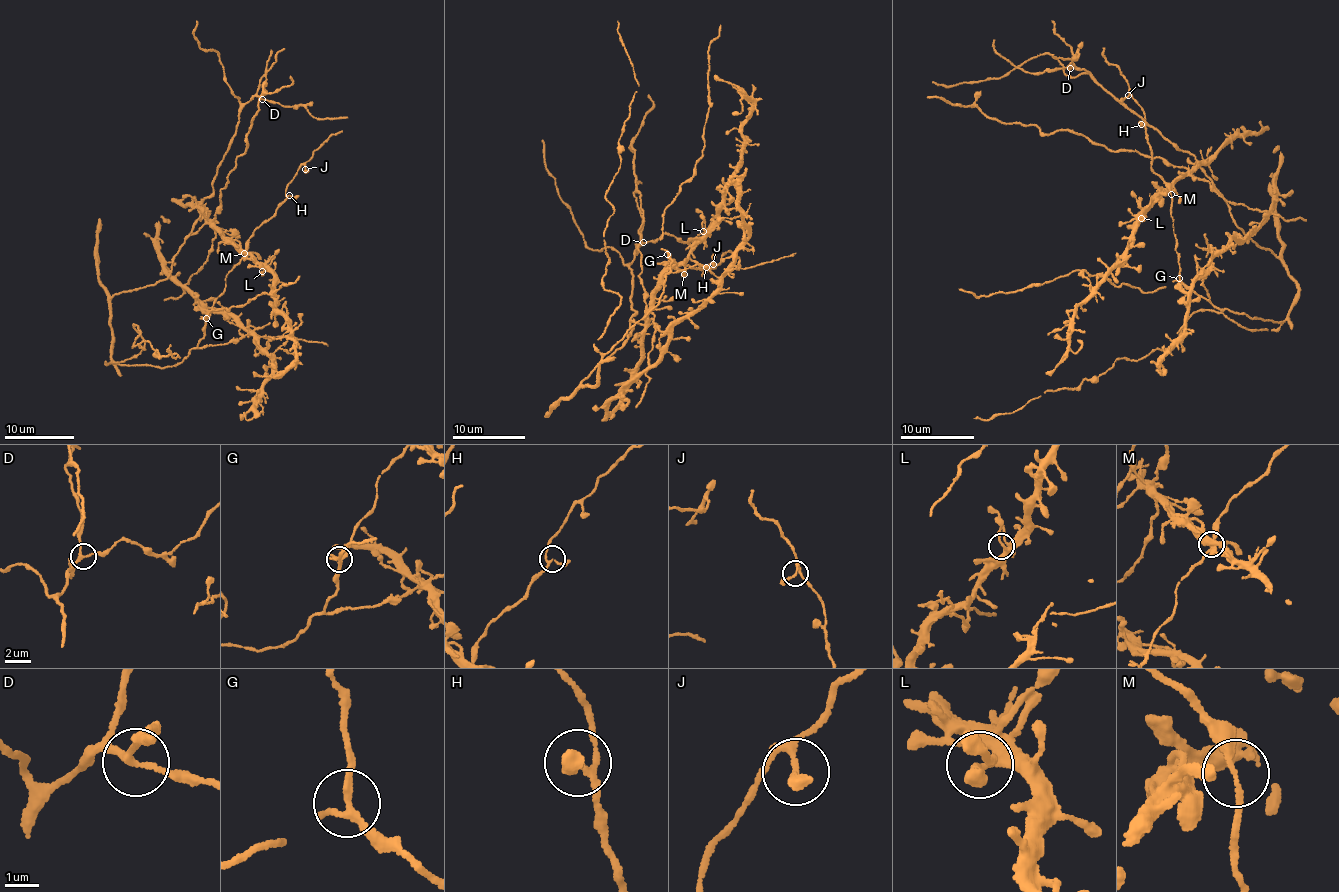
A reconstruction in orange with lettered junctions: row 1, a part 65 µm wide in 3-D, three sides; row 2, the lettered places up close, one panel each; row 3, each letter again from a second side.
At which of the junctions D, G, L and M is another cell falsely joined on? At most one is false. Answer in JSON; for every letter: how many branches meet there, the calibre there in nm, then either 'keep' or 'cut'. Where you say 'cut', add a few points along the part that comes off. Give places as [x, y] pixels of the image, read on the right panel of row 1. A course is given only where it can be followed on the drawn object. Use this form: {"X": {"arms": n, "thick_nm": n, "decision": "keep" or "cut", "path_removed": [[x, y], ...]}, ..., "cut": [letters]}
{"D": {"arms": 3, "thick_nm": 180, "decision": "keep"}, "G": {"arms": 3, "thick_nm": 200, "decision": "keep"}, "L": {"arms": 3, "thick_nm": 180, "decision": "keep"}, "M": {"arms": 3, "thick_nm": 160, "decision": "keep"}, "cut": []}

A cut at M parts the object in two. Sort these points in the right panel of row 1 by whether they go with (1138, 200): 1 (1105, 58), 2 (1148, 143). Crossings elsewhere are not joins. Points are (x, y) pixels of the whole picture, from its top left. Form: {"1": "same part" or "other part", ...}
{"1": "other part", "2": "other part"}

